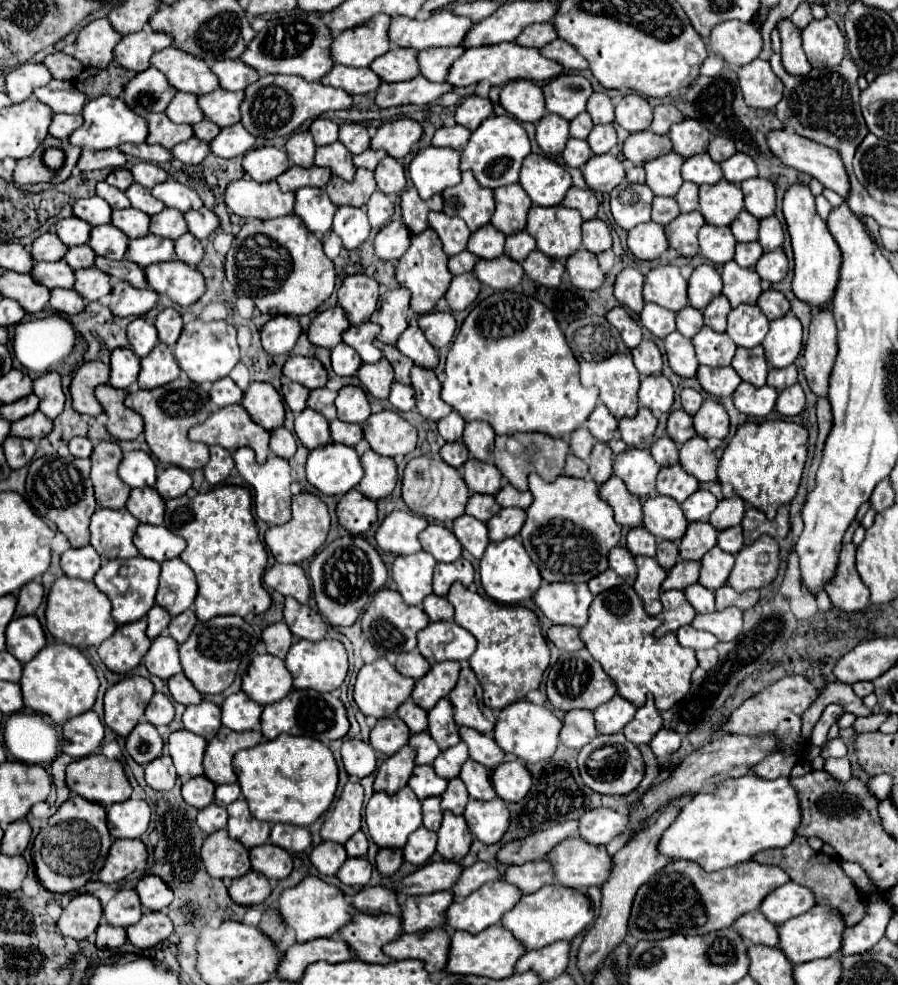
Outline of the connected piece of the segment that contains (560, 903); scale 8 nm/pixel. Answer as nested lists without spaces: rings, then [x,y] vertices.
[[[552,884],[540,888],[534,894],[522,896],[520,902],[512,910],[508,910],[508,914],[504,914],[500,922],[502,926],[506,926],[506,930],[510,930],[518,938],[524,950],[538,950],[558,940],[570,942],[592,920],[594,920],[594,912],[586,894],[560,884]]]

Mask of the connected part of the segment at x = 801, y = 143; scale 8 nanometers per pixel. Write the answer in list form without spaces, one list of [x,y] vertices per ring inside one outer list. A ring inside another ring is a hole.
[[[770,130],[768,132],[768,148],[772,150],[772,154],[776,158],[780,158],[782,164],[786,164],[790,168],[796,168],[796,170],[800,170],[804,174],[810,174],[812,178],[820,180],[824,184],[824,188],[830,188],[840,196],[848,194],[848,186],[850,186],[848,182],[850,180],[848,180],[846,168],[844,168],[844,164],[842,164],[836,150],[832,150],[828,146],[822,146],[822,144],[816,144],[816,142],[812,142],[808,138],[802,138],[802,136],[794,134],[794,132],[788,134],[786,130]]]

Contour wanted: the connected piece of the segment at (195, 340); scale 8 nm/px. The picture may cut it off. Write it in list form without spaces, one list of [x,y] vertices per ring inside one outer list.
[[[192,320],[184,326],[178,342],[174,344],[174,356],[178,366],[186,372],[186,376],[200,384],[200,382],[216,382],[226,378],[230,370],[238,364],[238,342],[236,342],[236,328],[224,320],[218,322],[202,322]]]

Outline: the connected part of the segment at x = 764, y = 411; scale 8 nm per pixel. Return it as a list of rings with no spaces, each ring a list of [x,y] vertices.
[[[742,382],[736,392],[732,394],[734,398],[734,406],[748,416],[768,416],[776,404],[778,392],[772,390],[772,386],[762,386],[756,388],[748,382]]]

